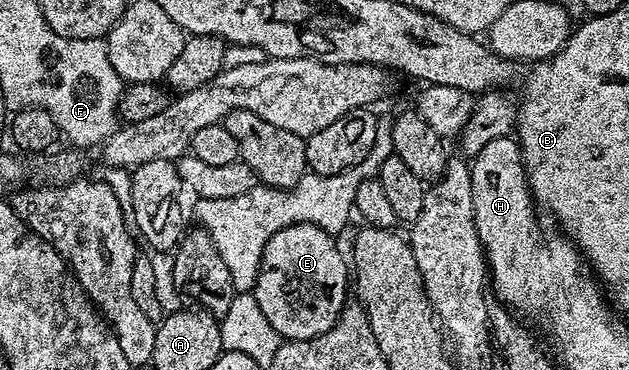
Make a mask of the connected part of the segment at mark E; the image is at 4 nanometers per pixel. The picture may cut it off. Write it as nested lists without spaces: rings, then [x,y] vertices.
[[[299,221],[282,227],[266,240],[258,261],[258,275],[254,278],[252,294],[256,305],[260,305],[260,313],[268,317],[268,325],[276,329],[279,337],[321,335],[331,327],[344,303],[338,296],[346,291],[344,261],[341,253],[334,248],[335,240],[317,222],[306,222]]]

